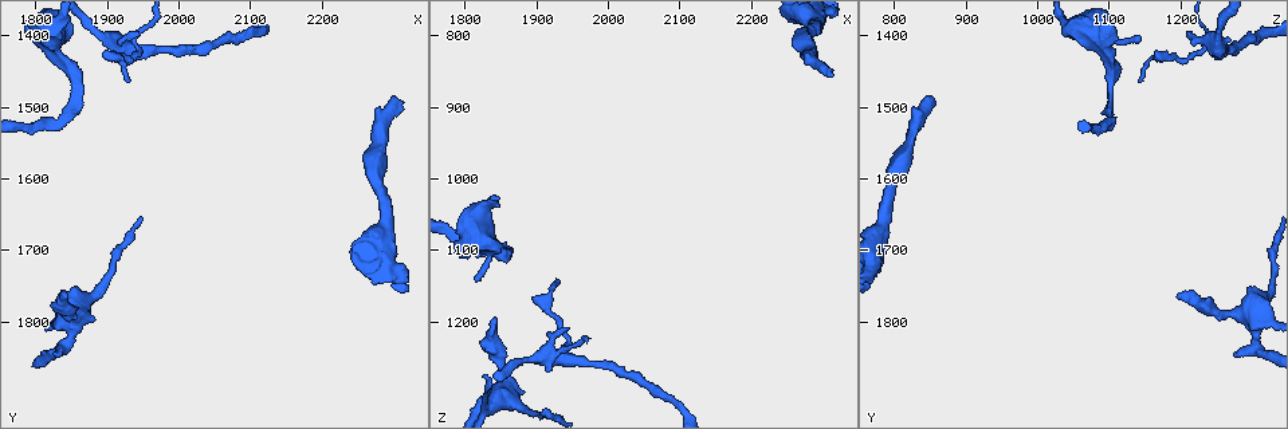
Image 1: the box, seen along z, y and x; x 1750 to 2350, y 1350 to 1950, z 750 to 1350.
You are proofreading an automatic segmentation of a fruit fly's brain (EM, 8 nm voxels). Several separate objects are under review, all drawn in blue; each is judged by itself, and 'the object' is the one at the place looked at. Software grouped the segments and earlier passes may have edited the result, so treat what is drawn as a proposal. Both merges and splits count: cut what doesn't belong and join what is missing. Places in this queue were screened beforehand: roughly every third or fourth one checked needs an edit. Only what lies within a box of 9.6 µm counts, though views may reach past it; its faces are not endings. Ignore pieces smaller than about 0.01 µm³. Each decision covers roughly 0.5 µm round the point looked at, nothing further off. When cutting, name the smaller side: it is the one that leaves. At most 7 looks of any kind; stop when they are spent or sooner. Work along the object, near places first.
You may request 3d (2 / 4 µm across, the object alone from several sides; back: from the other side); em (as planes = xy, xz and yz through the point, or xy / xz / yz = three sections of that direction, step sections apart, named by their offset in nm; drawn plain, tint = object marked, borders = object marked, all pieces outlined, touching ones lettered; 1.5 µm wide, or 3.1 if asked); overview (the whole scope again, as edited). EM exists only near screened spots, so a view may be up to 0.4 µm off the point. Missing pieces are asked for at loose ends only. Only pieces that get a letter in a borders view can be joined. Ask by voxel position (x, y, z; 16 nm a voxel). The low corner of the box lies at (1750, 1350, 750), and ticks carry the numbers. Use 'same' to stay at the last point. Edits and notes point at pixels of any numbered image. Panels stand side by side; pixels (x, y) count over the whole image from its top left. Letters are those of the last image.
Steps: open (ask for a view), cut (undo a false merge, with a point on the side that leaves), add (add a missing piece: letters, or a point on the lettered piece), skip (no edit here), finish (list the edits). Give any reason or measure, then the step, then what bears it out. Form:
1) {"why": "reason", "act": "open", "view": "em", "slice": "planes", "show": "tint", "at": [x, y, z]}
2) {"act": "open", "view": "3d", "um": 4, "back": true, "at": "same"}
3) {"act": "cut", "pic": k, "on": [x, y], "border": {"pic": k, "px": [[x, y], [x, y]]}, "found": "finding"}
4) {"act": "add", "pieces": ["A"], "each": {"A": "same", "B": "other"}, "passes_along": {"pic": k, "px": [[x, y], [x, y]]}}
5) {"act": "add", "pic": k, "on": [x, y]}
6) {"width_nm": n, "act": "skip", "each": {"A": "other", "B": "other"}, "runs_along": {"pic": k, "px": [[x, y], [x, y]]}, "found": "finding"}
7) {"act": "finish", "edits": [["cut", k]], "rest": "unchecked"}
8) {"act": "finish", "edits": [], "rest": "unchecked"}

{"why": "sharp bend", "act": "open", "view": "em", "slice": "yz", "step": 4, "show": "tint", "at": [1825, 1515, 1100]}

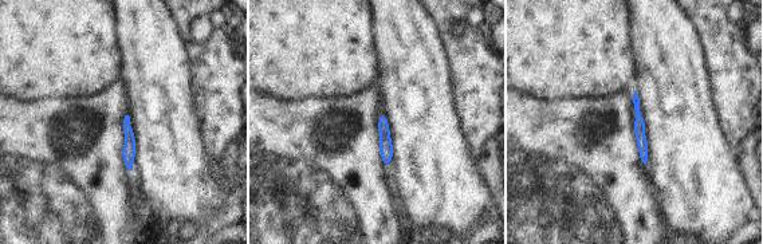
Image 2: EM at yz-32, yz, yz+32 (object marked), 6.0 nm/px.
{"act": "open", "view": "em", "slice": "xy", "step": 4, "show": "borders", "at": "same"}

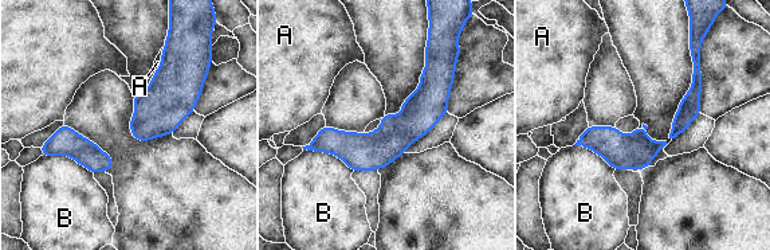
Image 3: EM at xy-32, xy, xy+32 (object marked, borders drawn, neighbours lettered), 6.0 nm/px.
{"longest_contact_nm": ["B", 340], "act": "skip", "each": {"A": "other", "B": "other"}, "runs_along": {"pic": 3, "px": [[424, 79], [381, 144], [311, 147]]}, "found": "all the same neuron"}

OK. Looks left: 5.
{"why": "four arms meet", "act": "open", "view": "3d", "um": 4, "at": [1915, 1405, 1250]}

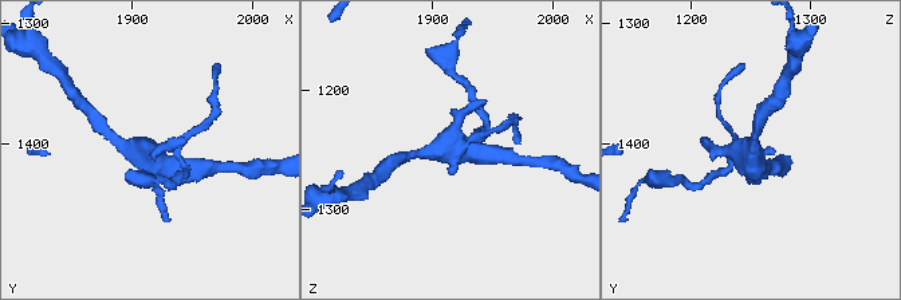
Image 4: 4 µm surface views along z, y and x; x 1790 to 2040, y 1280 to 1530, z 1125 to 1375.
{"act": "open", "view": "em", "slice": "yz", "step": 4, "show": "tint", "at": [1916, 1410, 1246]}

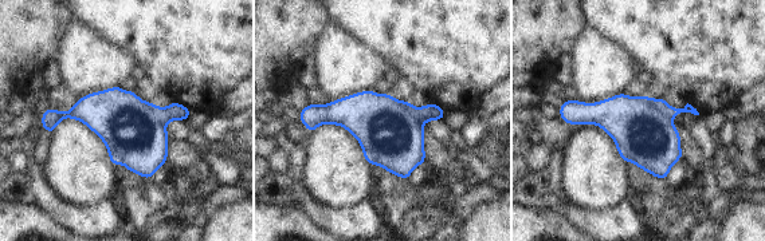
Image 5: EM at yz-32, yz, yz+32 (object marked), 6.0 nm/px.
{"act": "open", "view": "em", "slice": "yz", "step": 4, "show": "borders", "at": "same"}

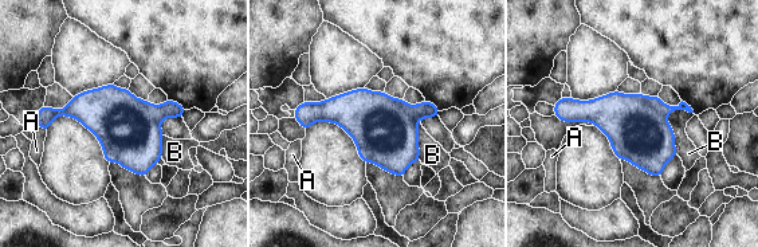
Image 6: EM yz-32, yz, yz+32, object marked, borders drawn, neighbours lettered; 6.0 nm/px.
{"act": "cut", "pic": 6, "on": [655, 102], "each": {"A": "other", "B": "other"}, "border": {"pic": 6, "px": [[643, 95], [650, 106], [666, 116]]}, "found": "two neurons meet here"}

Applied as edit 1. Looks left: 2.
{"act": "open", "view": "overview"}

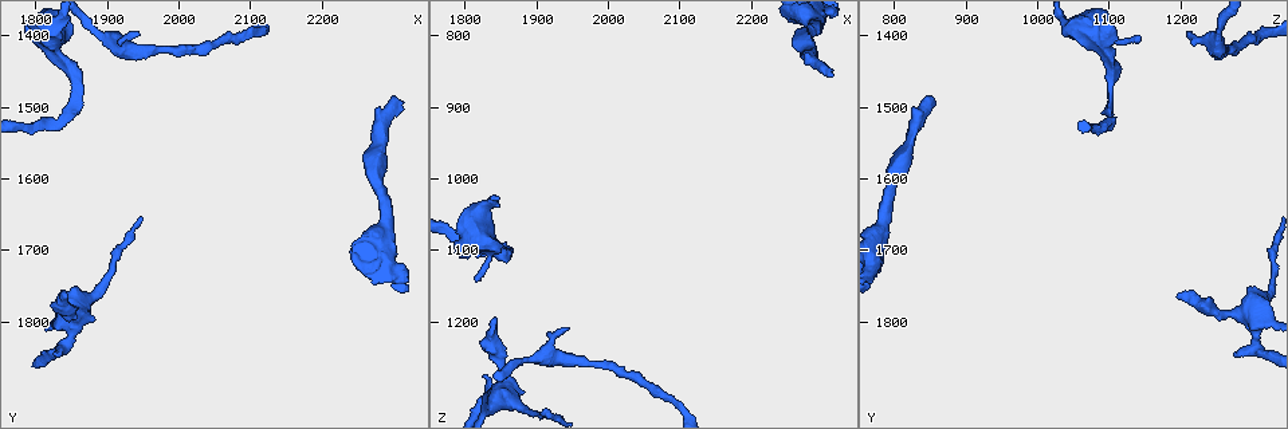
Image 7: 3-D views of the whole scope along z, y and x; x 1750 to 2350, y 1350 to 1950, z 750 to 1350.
{"why": "branch stops here", "act": "open", "view": "em", "slice": "xz", "step": 8, "show": "borders", "at": [1830, 1850, 1280]}

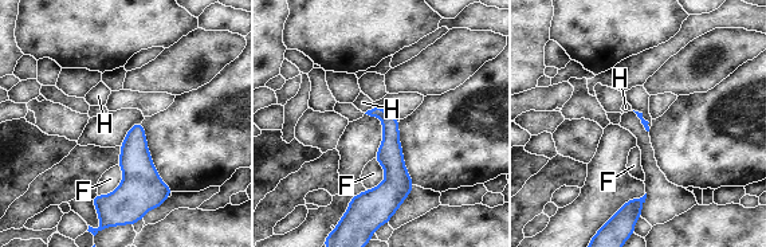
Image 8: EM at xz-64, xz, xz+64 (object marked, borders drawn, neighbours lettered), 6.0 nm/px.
{"act": "skip", "each": {"F": "other", "H": "other"}, "runs_along": {"pic": 8, "px": [[377, 109], [391, 184], [373, 202]]}, "found": "none of them fits"}

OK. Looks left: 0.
{"act": "finish", "edits": [["cut", 6]], "rest": "unchecked"}

